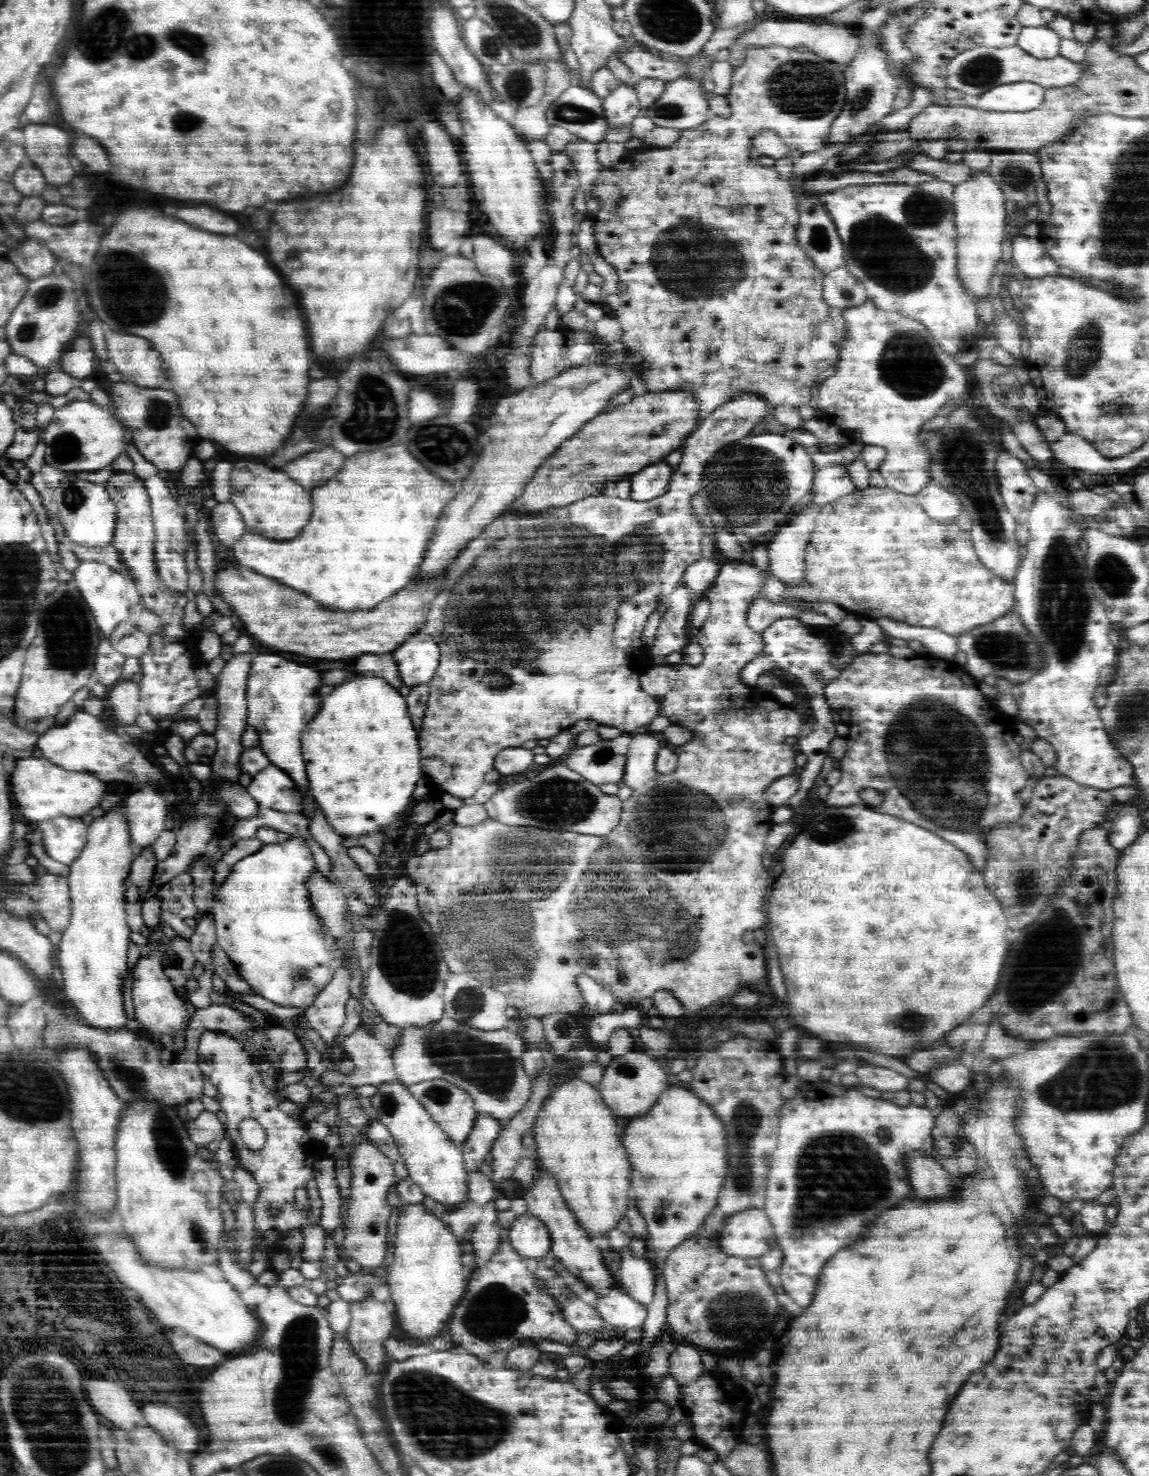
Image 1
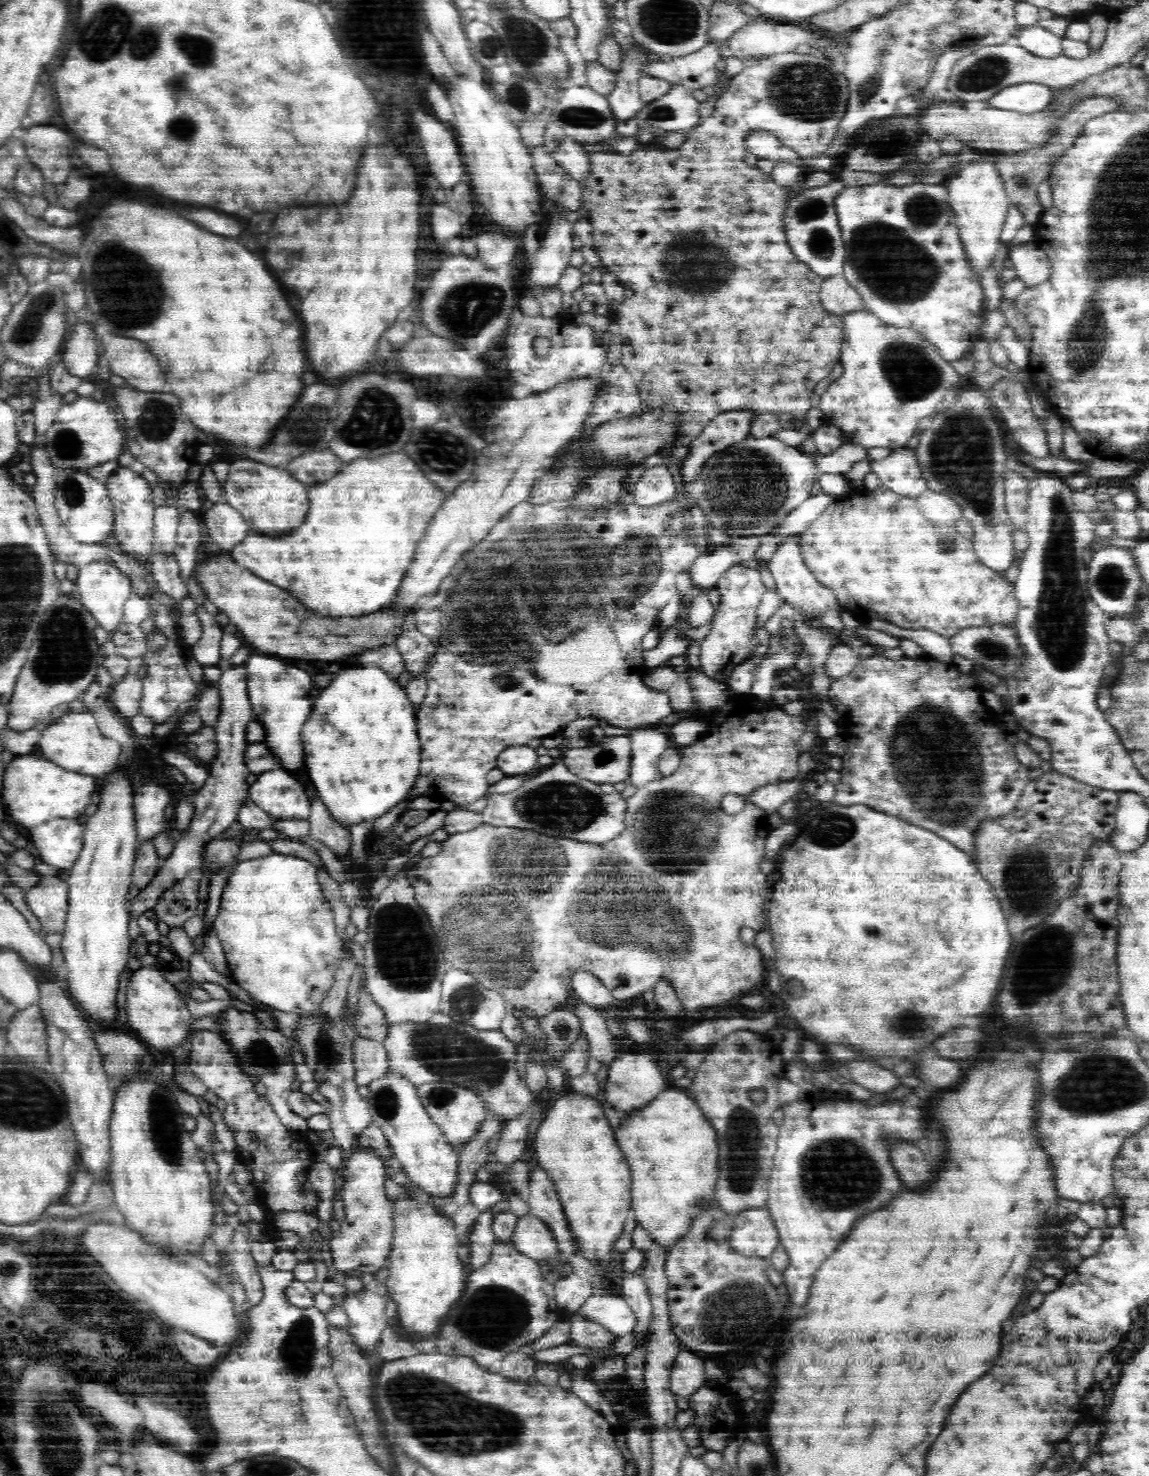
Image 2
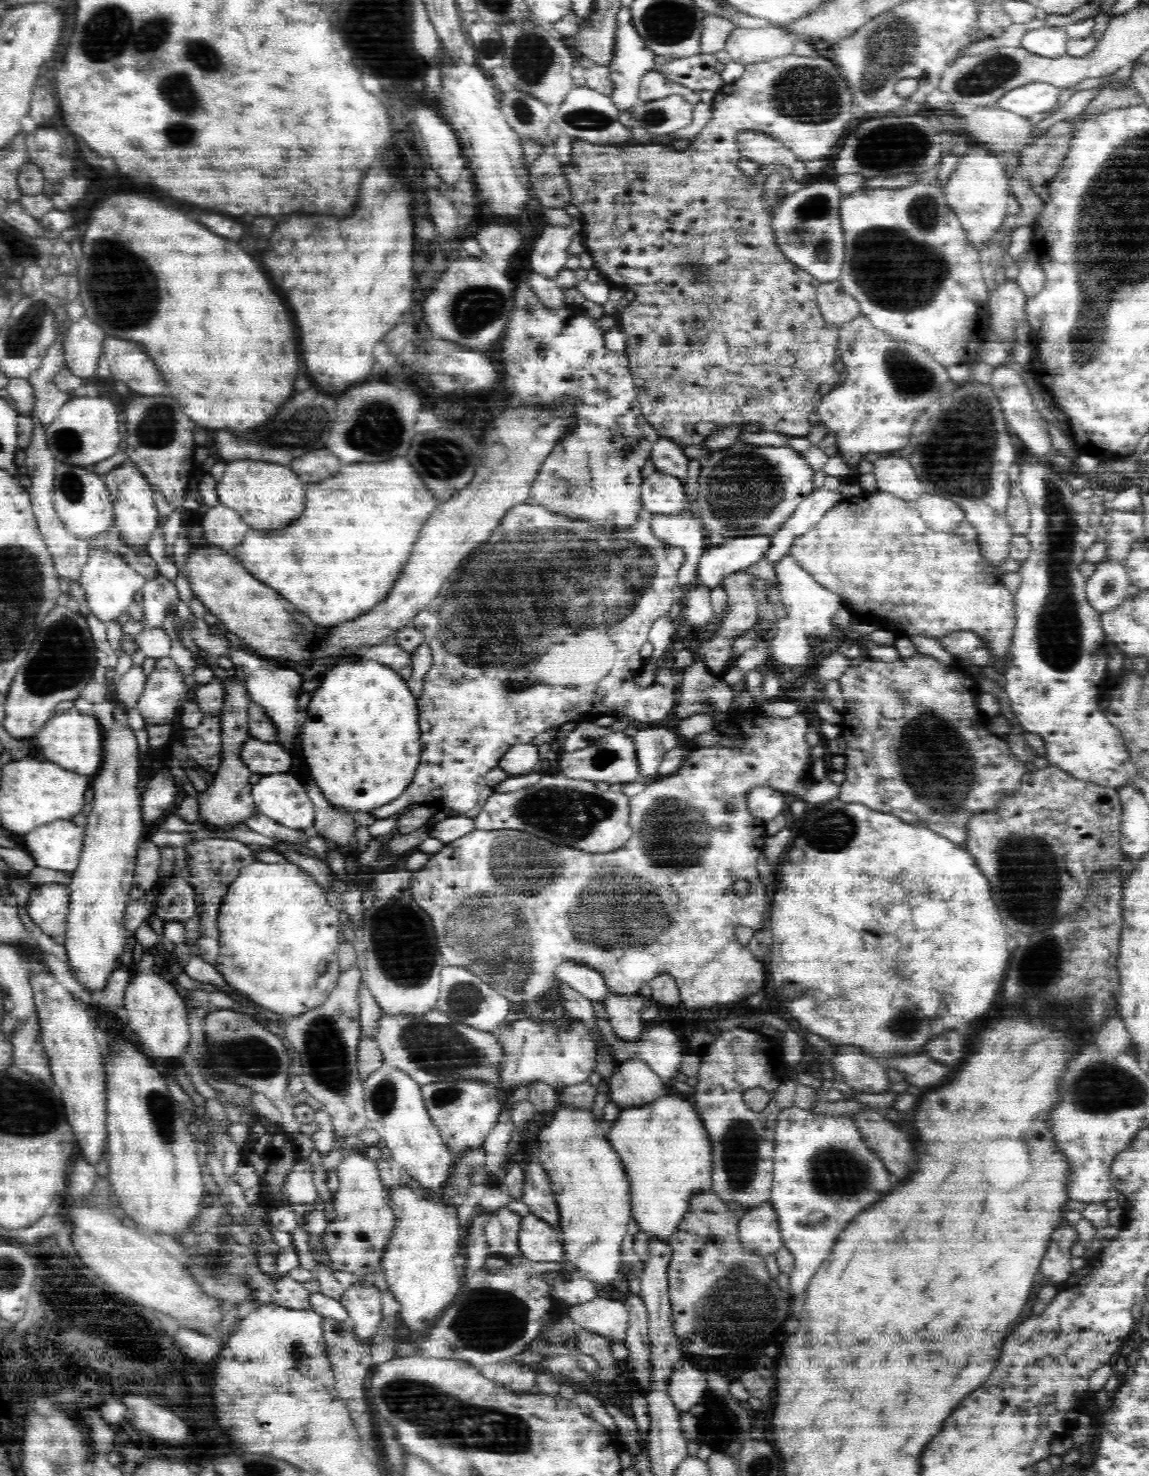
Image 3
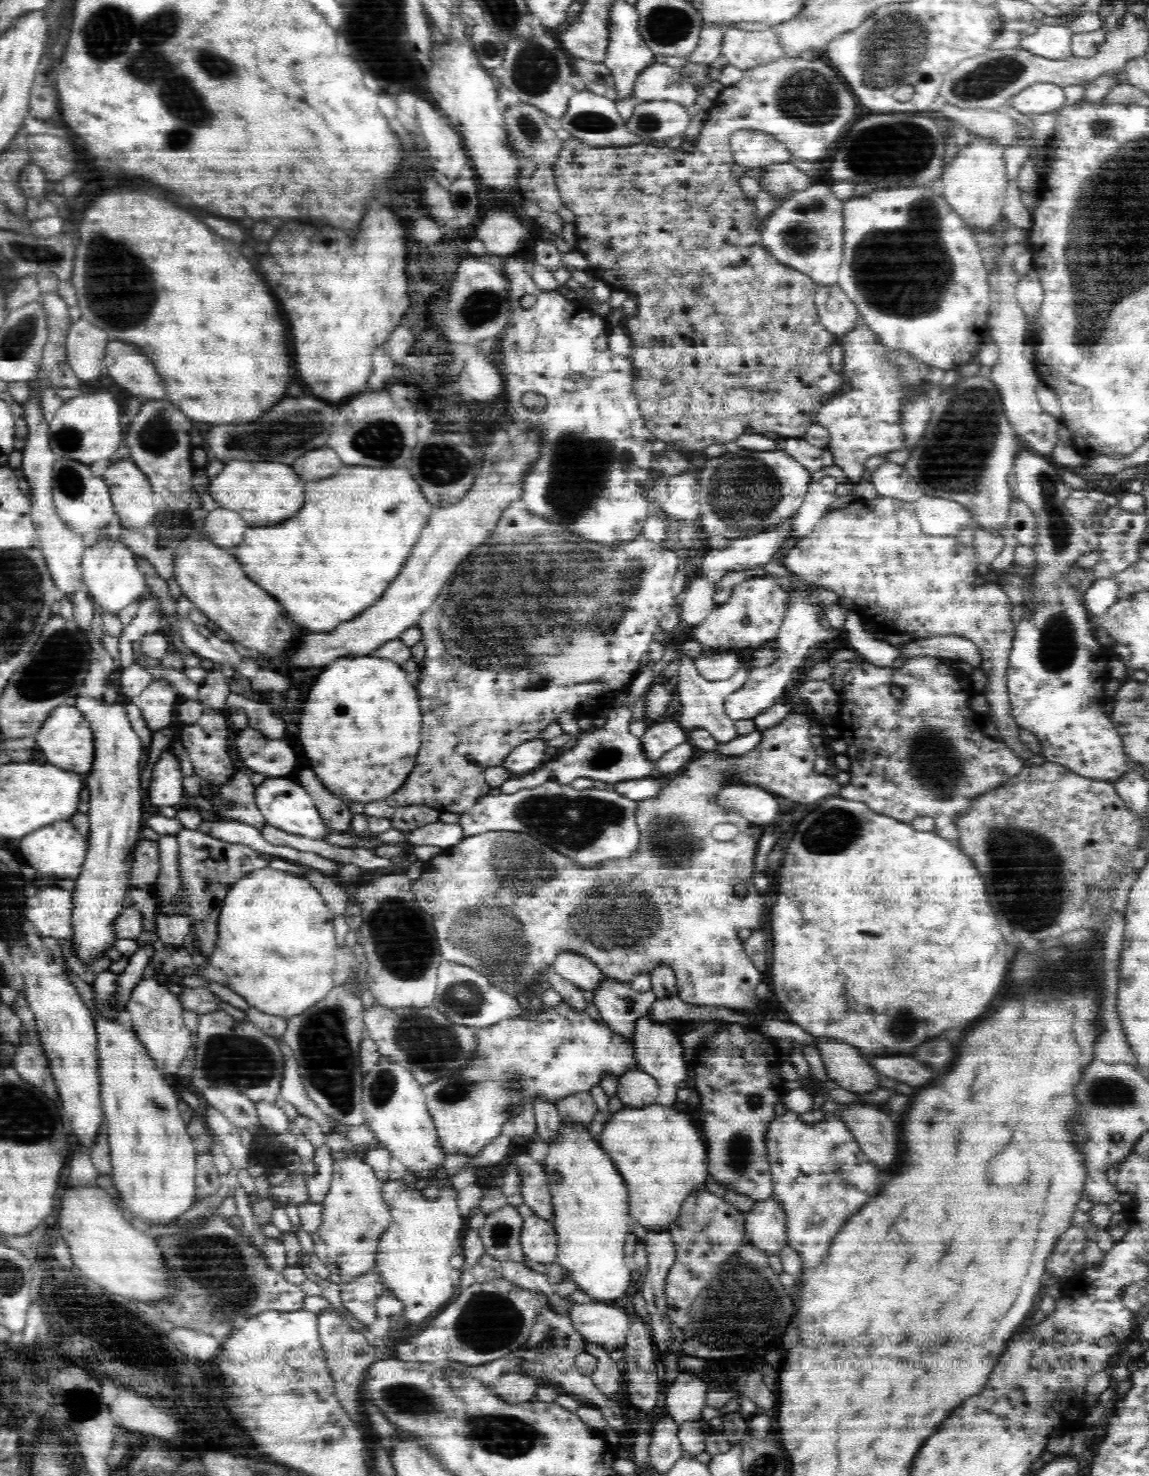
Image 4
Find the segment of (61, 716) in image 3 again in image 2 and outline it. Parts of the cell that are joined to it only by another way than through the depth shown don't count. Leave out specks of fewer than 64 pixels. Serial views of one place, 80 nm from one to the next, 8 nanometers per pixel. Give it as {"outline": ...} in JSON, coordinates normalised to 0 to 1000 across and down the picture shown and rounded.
{"outline":[[[75,481],[73,482],[59,482],[57,485],[42,488],[36,493],[36,499],[32,506],[37,512],[57,522],[73,524],[75,526],[89,527],[103,520],[103,512],[106,505],[101,501],[94,500],[85,495],[84,487]]]}

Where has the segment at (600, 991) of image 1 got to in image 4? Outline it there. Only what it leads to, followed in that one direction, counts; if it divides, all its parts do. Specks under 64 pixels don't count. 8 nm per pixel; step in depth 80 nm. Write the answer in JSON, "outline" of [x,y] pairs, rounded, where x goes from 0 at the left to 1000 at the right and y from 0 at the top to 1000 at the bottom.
{"outline":[[[490,646],[480,653],[482,658],[495,665],[501,667],[506,671],[517,672],[526,664],[526,660],[519,653],[513,651],[508,648]]]}

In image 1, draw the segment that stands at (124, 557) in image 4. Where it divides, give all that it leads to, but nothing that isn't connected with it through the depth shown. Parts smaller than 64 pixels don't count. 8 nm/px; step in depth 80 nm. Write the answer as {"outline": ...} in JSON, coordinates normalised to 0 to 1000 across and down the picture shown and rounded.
{"outline":[[[70,380],[64,389],[65,398],[70,401],[76,412],[84,419],[86,427],[96,430],[105,421],[115,420],[113,402],[111,398],[113,394],[108,392],[94,383],[87,380]]]}

